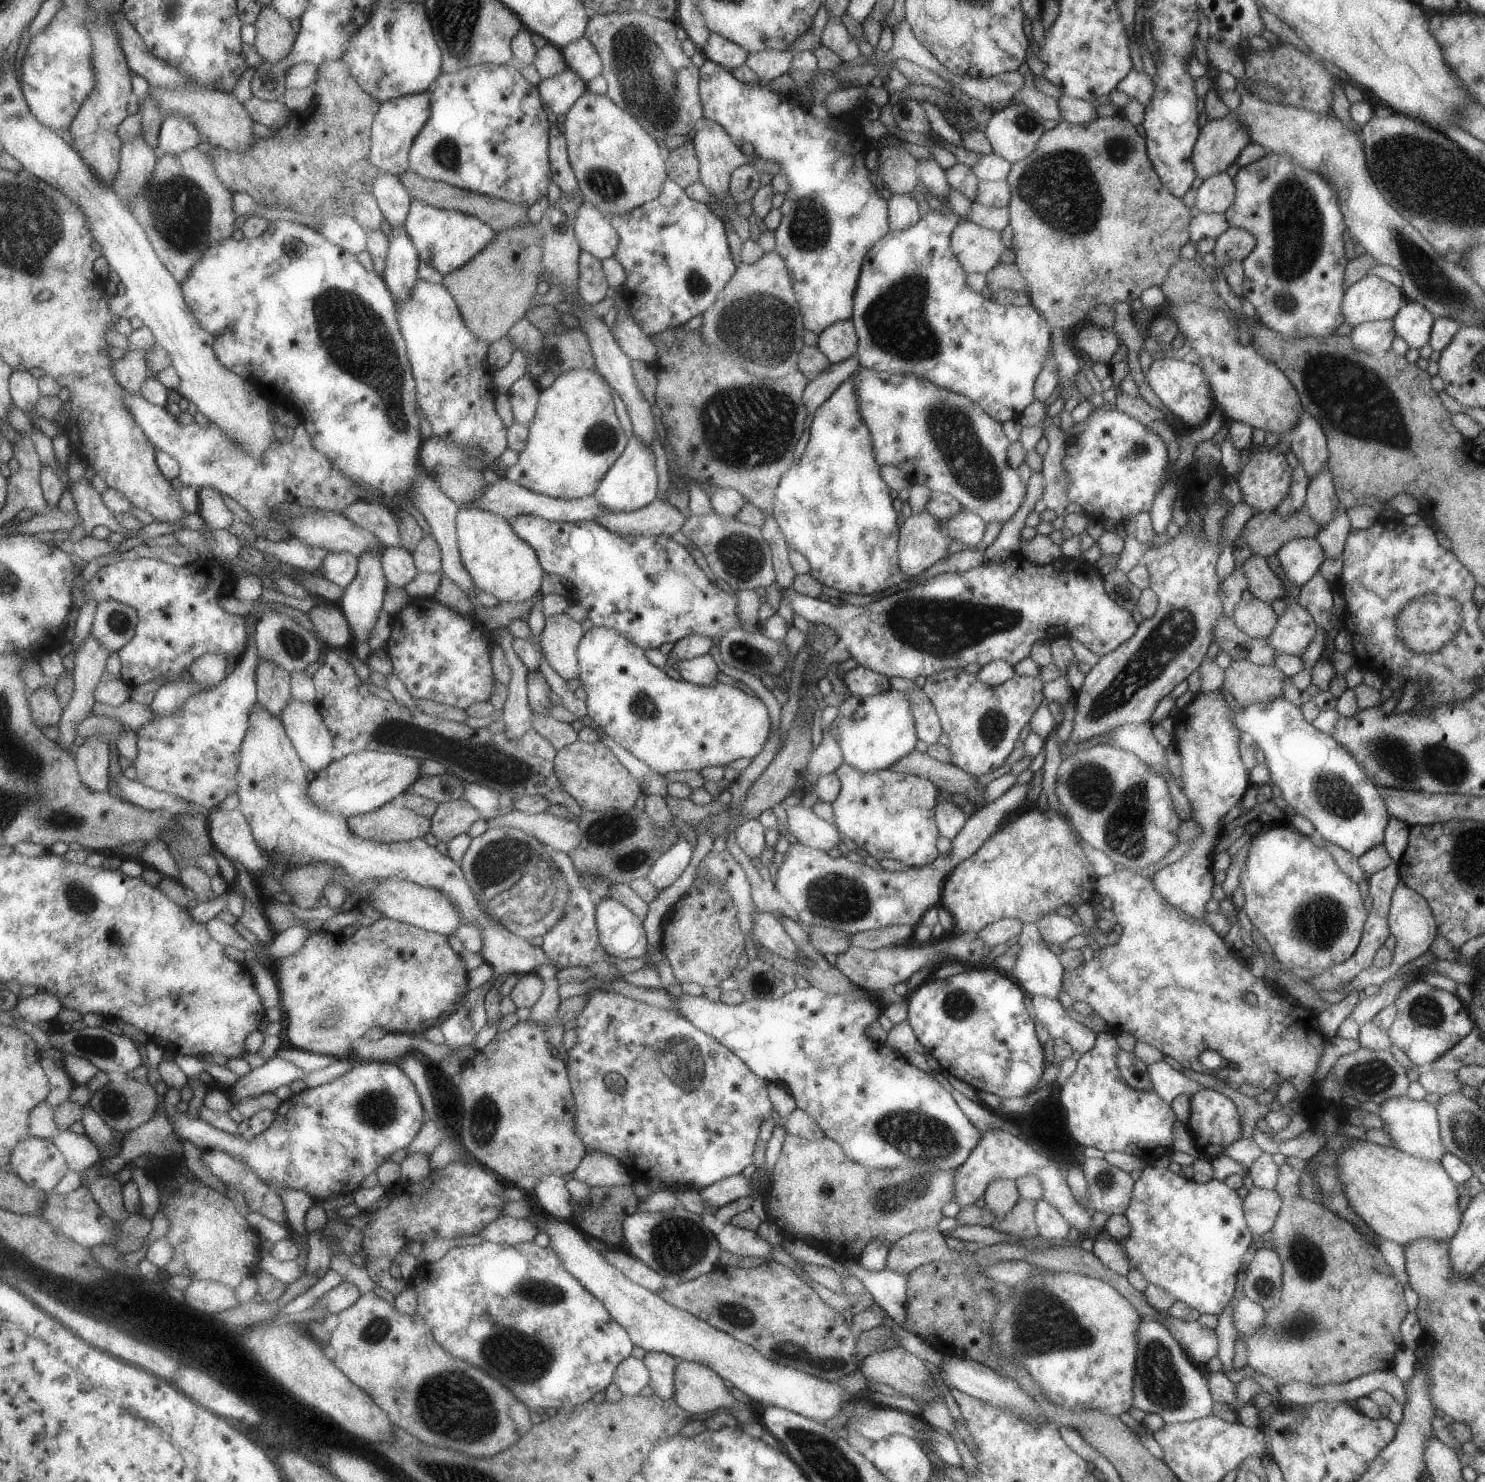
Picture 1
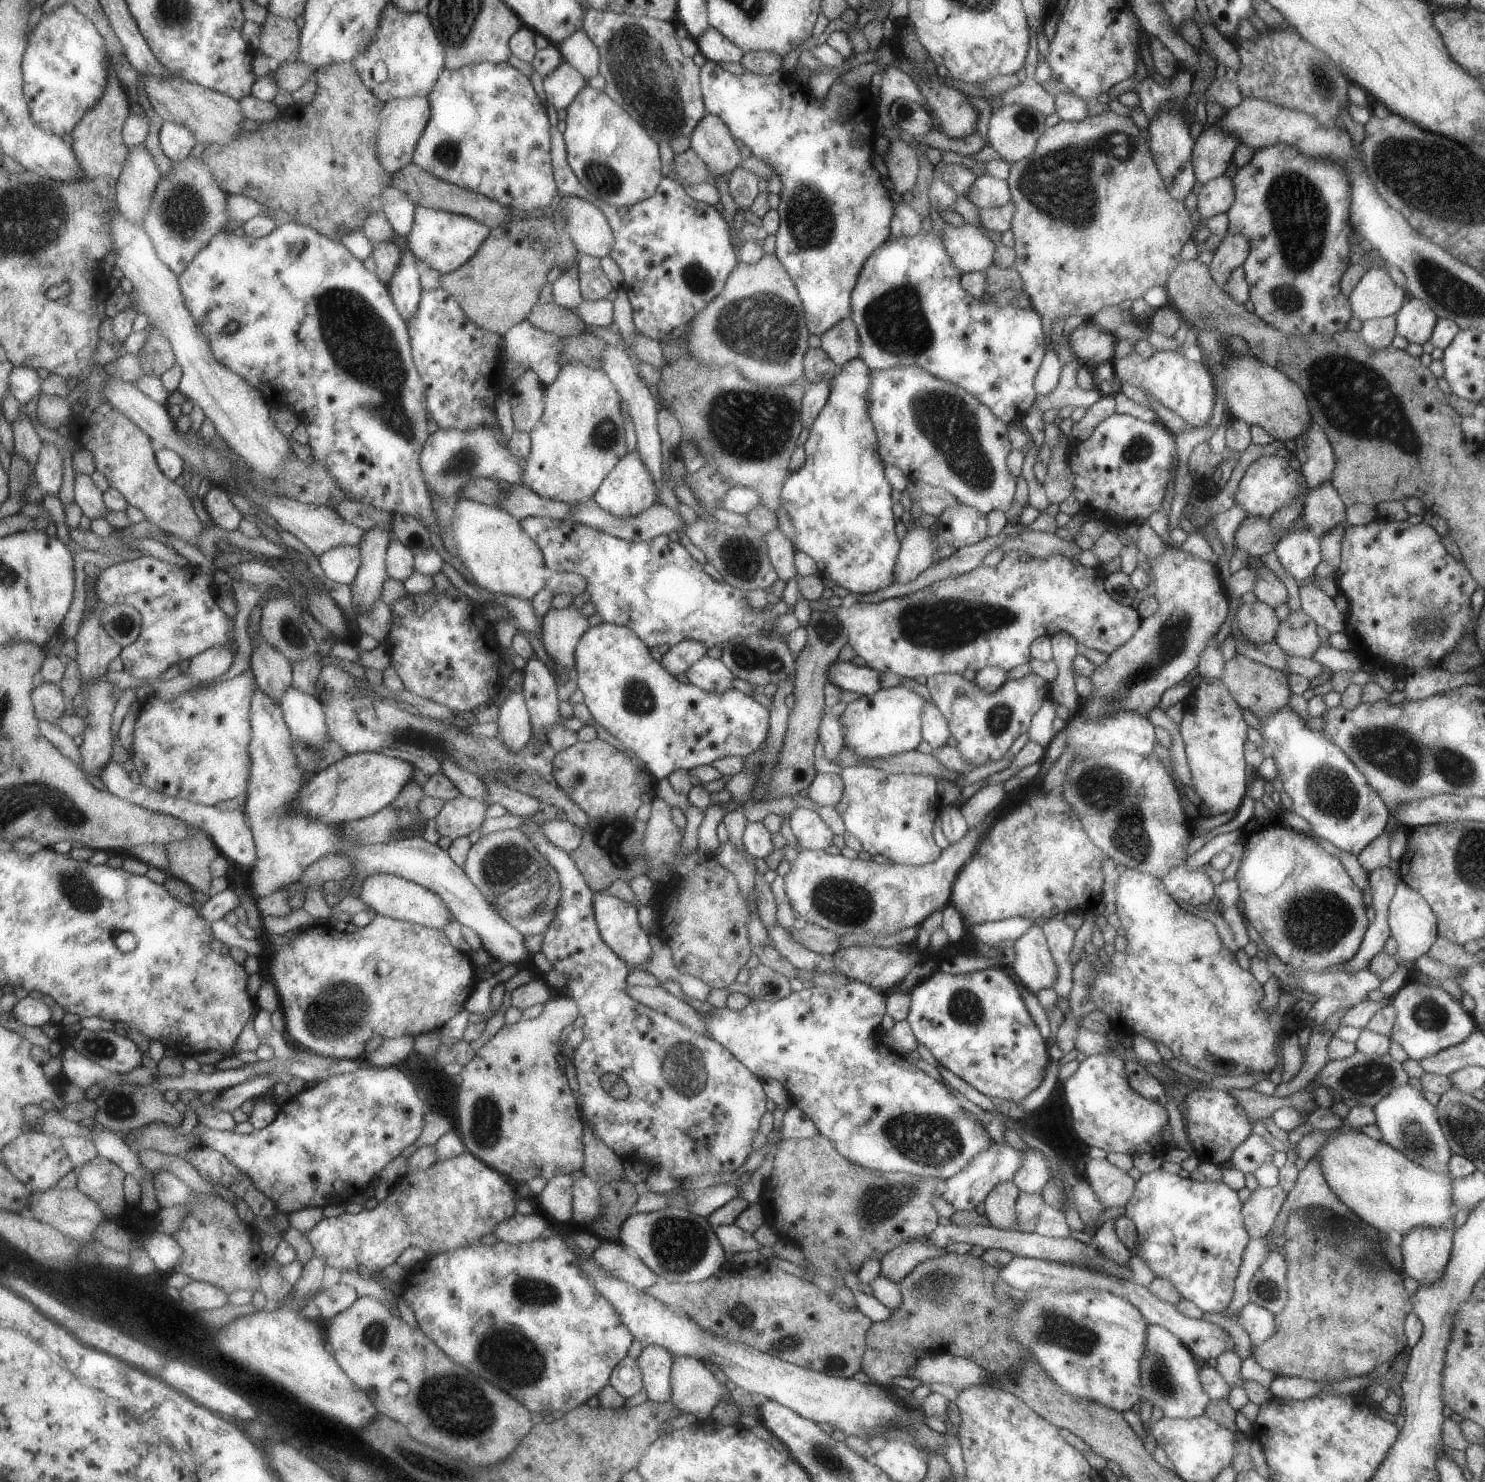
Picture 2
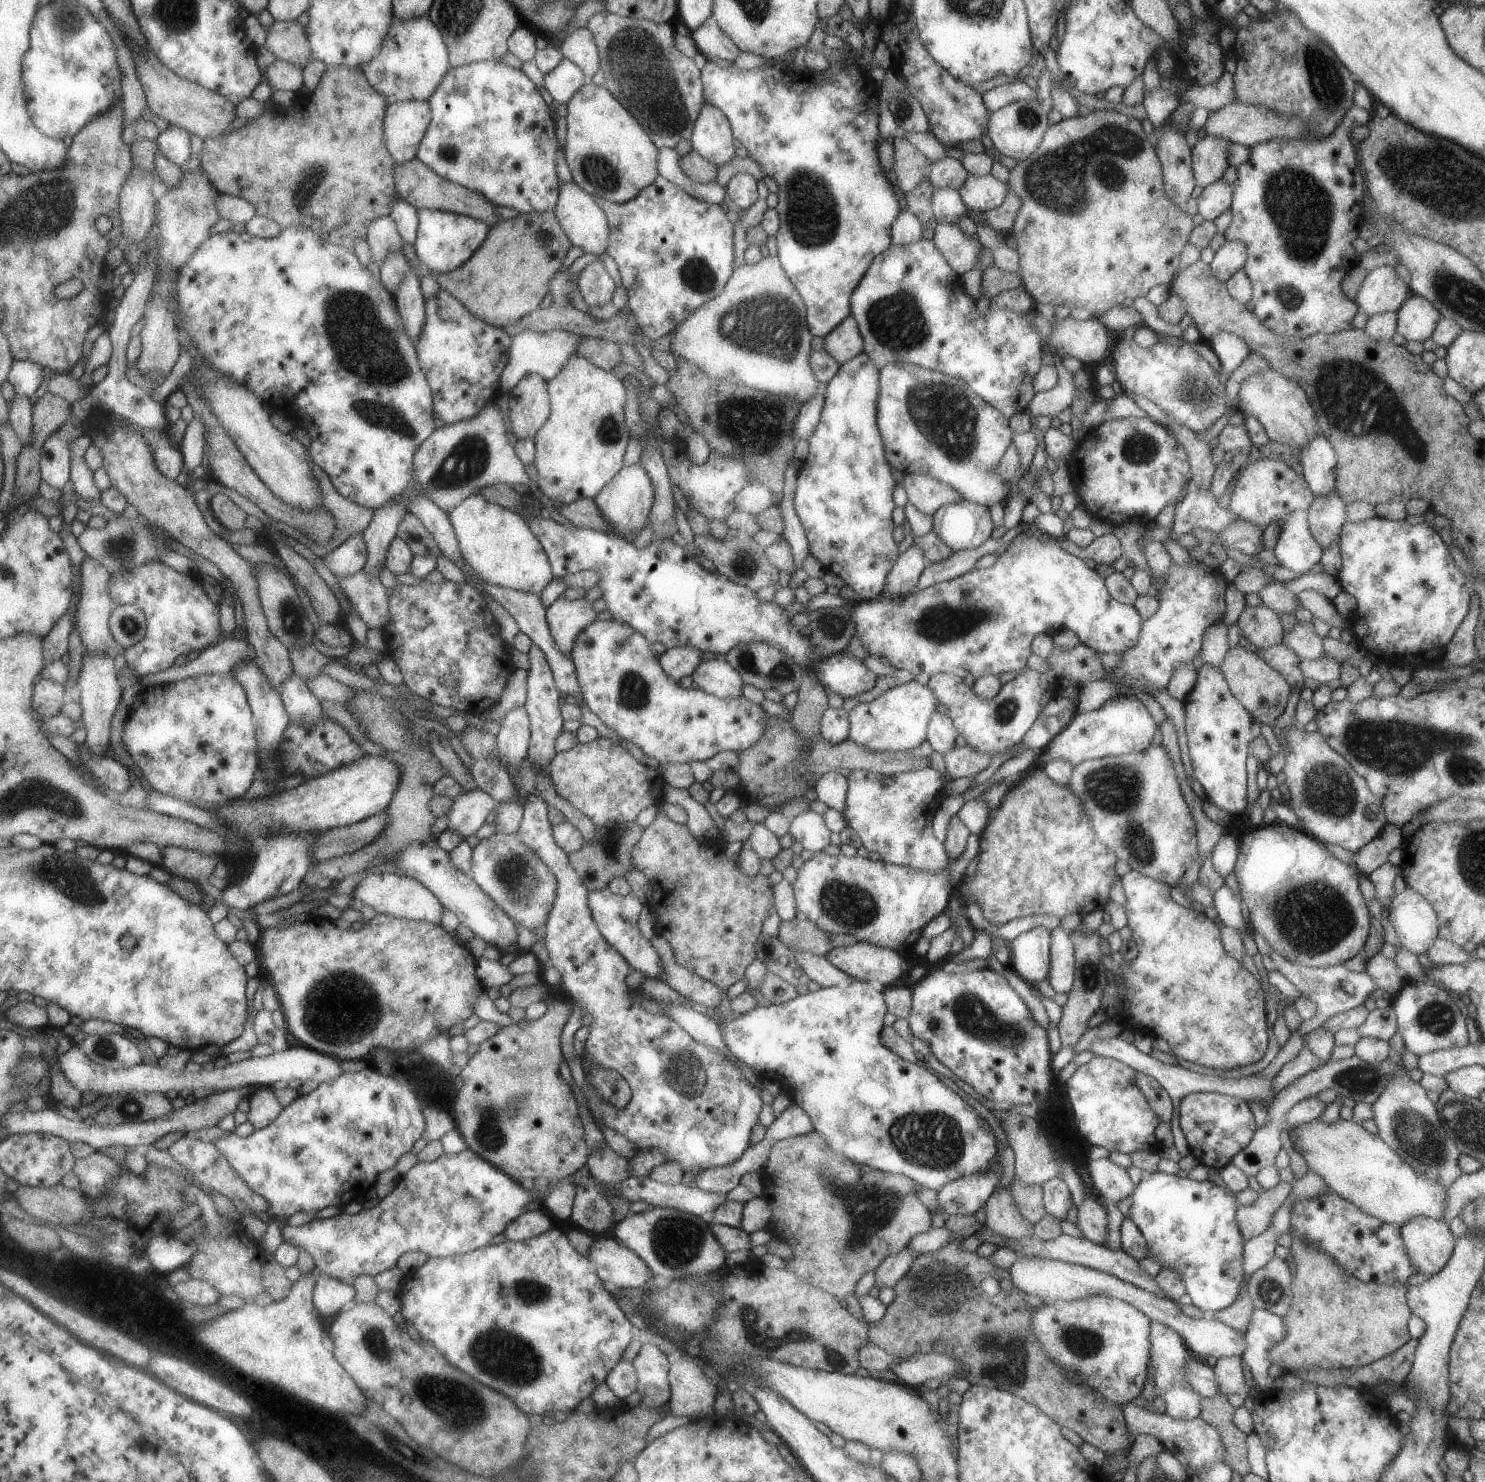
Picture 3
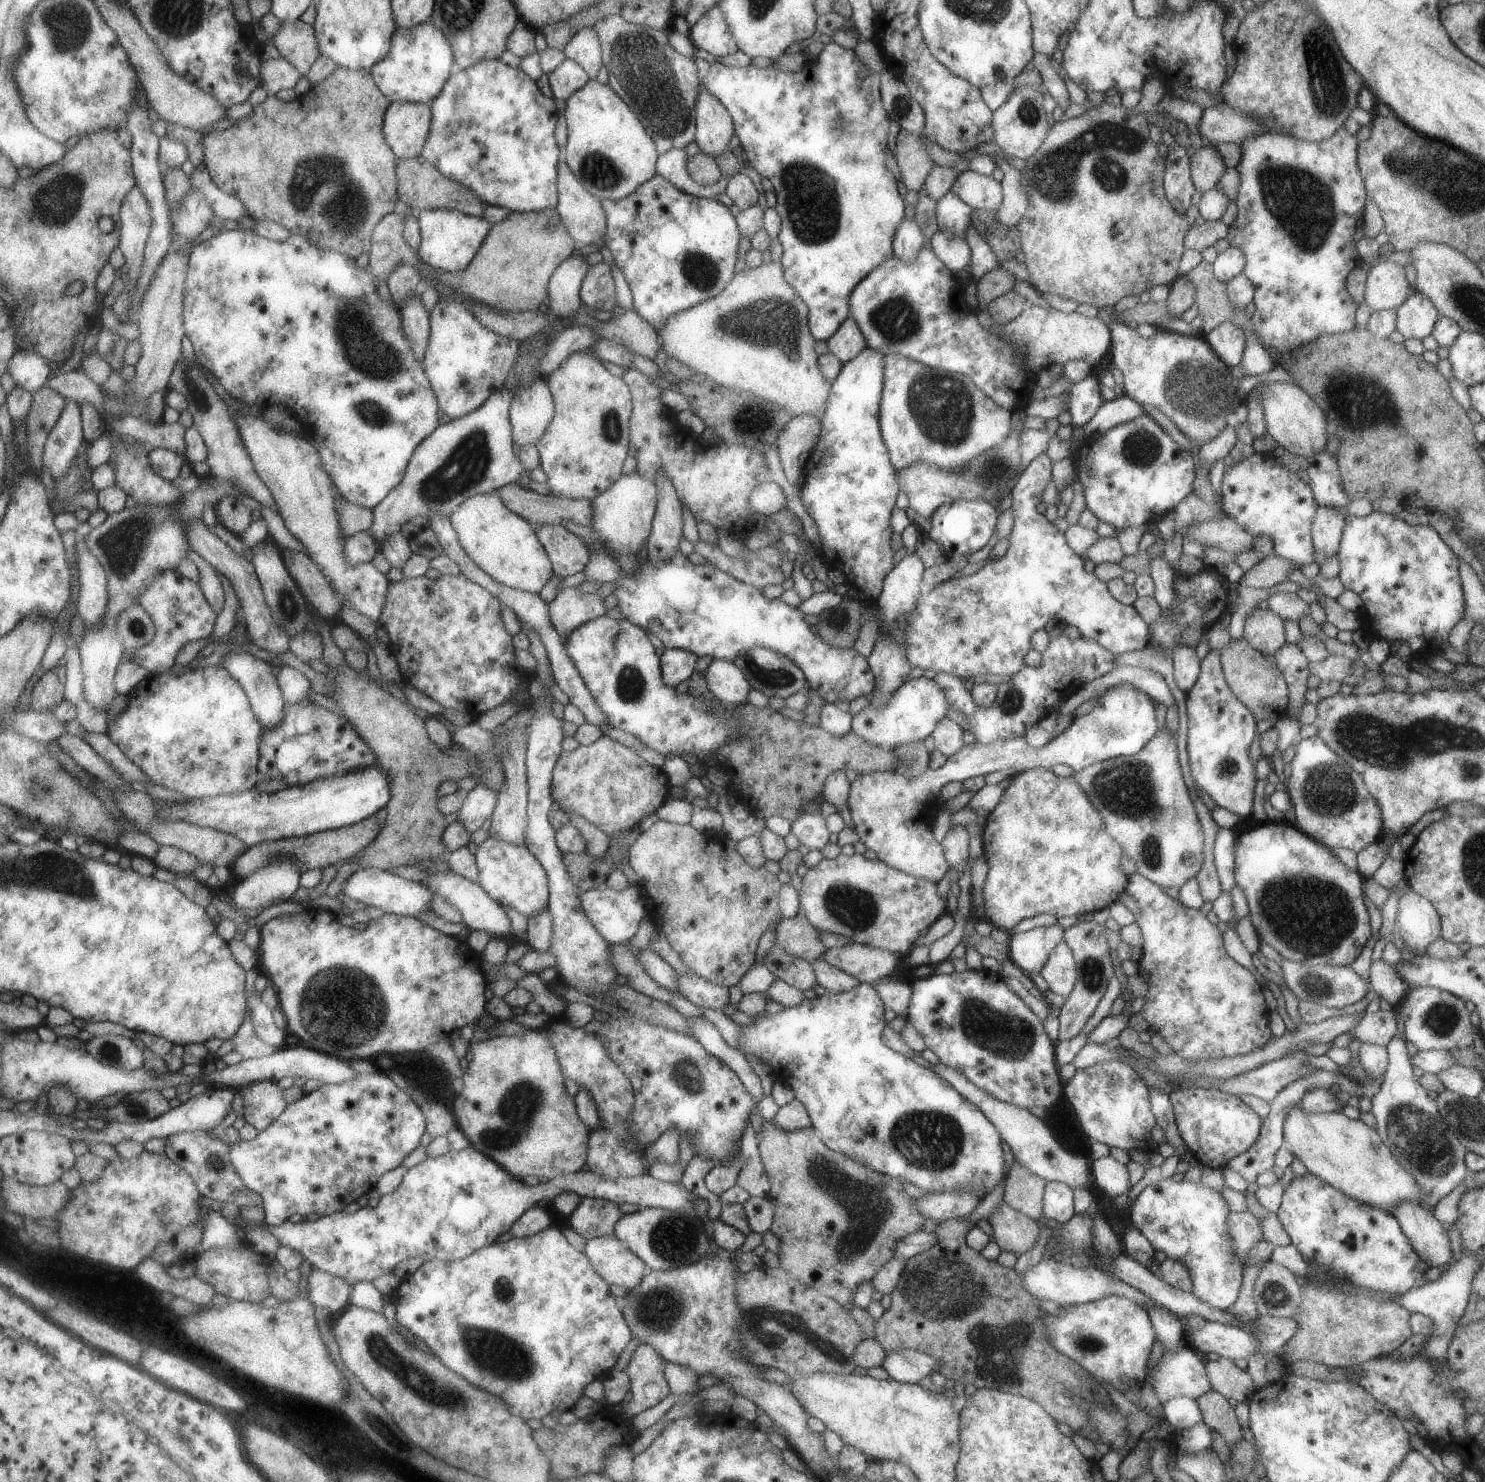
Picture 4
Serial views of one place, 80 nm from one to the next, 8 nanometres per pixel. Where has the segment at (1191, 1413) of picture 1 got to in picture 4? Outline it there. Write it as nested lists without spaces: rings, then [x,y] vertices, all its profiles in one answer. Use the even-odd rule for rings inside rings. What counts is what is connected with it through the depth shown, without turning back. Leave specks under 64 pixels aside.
[[[1152,1298],[1146,1304],[1148,1304],[1146,1310],[1152,1322],[1154,1334],[1156,1334],[1156,1342],[1161,1343],[1165,1347],[1164,1352],[1180,1350],[1182,1343],[1185,1341],[1184,1328],[1180,1324],[1178,1316],[1164,1308],[1164,1306],[1156,1304]],[[1176,1396],[1163,1404],[1164,1416],[1175,1428],[1192,1428],[1203,1422],[1198,1402],[1188,1396]]]

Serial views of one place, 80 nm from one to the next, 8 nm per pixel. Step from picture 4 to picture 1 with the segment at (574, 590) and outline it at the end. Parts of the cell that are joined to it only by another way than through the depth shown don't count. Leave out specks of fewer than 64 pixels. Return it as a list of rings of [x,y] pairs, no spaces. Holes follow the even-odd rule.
[[[564,613],[545,622],[541,642],[542,653],[548,664],[566,682],[580,676],[577,649],[583,637],[581,622],[574,622]]]

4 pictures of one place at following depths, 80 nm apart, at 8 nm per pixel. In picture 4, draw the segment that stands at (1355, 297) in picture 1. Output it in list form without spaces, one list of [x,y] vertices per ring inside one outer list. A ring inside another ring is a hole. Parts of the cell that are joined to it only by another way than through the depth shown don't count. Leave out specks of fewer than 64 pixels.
[[[1384,259],[1371,266],[1363,302],[1374,311],[1397,309],[1416,291],[1406,279],[1405,266]]]

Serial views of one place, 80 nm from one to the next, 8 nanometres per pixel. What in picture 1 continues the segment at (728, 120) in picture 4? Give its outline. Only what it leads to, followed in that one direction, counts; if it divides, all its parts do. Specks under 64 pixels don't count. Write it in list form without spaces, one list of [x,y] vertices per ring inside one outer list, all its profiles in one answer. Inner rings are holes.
[[[707,120],[704,128],[700,132],[696,132],[696,136],[692,140],[697,158],[700,164],[700,182],[714,194],[714,207],[718,212],[726,216],[732,222],[732,230],[734,230],[743,241],[748,241],[750,237],[749,221],[737,213],[738,204],[730,194],[730,180],[734,170],[740,166],[749,164],[753,161],[753,156],[749,157],[742,154],[742,150],[734,144],[734,140],[728,135],[728,132],[718,124]]]

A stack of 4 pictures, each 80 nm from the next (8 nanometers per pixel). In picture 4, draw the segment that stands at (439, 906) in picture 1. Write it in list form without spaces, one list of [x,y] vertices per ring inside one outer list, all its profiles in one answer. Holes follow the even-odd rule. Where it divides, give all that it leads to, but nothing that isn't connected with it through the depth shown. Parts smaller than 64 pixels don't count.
[[[376,867],[360,869],[345,882],[342,893],[369,906],[378,907],[386,913],[396,913],[405,917],[414,917],[420,912],[431,910],[434,894],[428,885],[420,881],[411,881],[397,875],[396,872]]]

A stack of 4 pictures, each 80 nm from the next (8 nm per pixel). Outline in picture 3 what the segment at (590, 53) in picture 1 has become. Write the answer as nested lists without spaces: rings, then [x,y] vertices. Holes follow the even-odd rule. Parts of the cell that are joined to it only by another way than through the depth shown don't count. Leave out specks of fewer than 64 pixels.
[[[582,27],[570,33],[561,44],[563,58],[577,64],[585,78],[591,81],[593,76],[600,70],[600,57],[598,45],[588,27]]]

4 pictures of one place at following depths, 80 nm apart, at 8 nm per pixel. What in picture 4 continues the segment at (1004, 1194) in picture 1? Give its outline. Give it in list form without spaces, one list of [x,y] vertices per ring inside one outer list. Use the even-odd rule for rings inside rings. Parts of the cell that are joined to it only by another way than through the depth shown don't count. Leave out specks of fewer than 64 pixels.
[[[1006,1201],[988,1222],[994,1229],[994,1241],[1002,1251],[1020,1256],[1038,1242],[1039,1222],[1014,1210]]]

